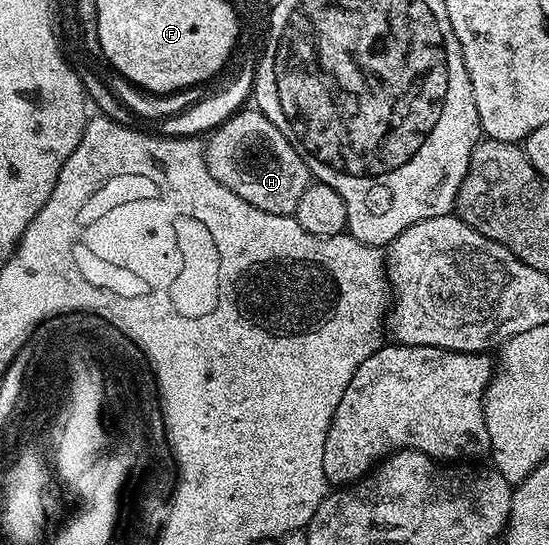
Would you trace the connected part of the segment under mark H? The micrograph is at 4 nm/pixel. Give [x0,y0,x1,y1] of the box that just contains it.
[204,108,310,215]

